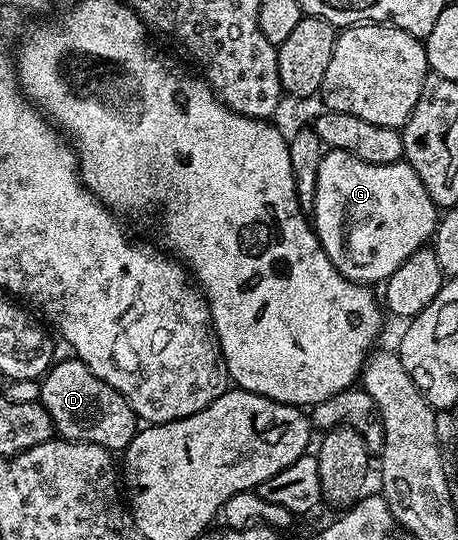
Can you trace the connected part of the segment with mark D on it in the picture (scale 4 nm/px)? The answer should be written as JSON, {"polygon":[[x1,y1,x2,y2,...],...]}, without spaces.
{"polygon":[[76,357,59,358,50,370,42,376,42,398,44,410,54,422,54,430,61,438,71,439,74,443,95,443,111,453,125,452,126,446,140,430,140,420,132,405,108,381,100,381,88,365]]}

